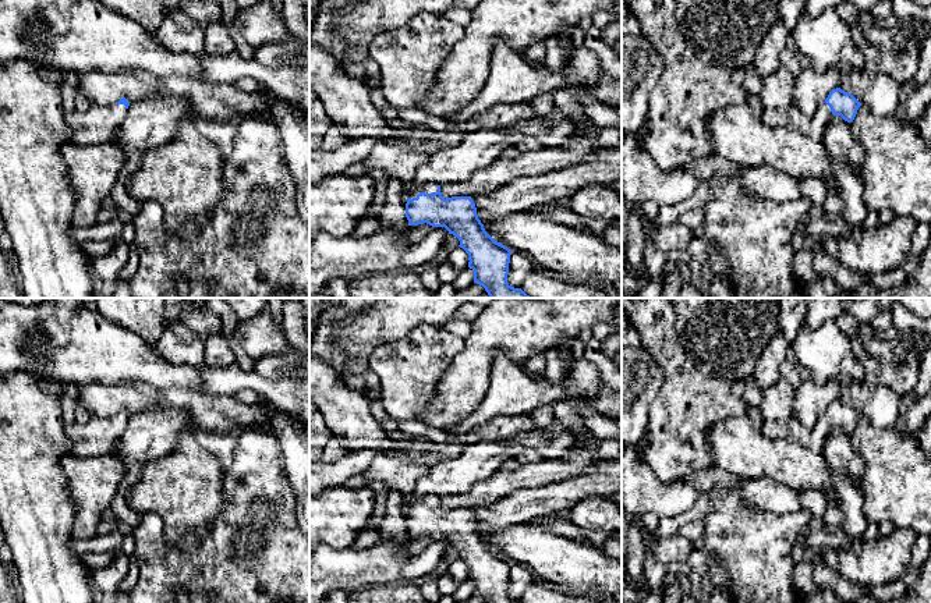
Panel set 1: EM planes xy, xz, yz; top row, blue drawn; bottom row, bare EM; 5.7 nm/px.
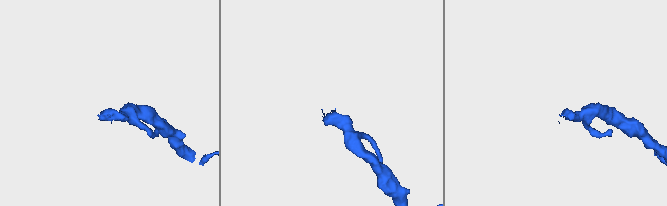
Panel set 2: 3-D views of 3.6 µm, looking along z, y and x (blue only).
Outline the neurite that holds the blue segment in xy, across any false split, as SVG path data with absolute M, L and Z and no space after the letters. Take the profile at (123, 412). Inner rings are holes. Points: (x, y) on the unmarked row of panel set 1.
M123 409L111 418L91 416L86 423L67 423L70 454L93 457L113 453L125 432L128 418L128 412Z

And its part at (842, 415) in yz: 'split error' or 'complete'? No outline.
split error

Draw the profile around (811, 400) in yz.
M811 379L803 380L794 390L792 416L806 429L813 429L829 404L839 400L843 382L836 379L817 384Z

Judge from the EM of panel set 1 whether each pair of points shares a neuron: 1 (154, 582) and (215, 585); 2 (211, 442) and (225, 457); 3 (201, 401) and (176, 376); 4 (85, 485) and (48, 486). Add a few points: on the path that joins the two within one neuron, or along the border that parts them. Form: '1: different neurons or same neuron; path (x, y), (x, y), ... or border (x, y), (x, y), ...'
1: same neuron; path (169, 580), (199, 580)
2: same neuron; path (215, 446), (222, 453)
3: different neurons; border (198, 389), (166, 387), (159, 390)
4: different neurons; border (67, 453), (62, 471), (74, 518)

